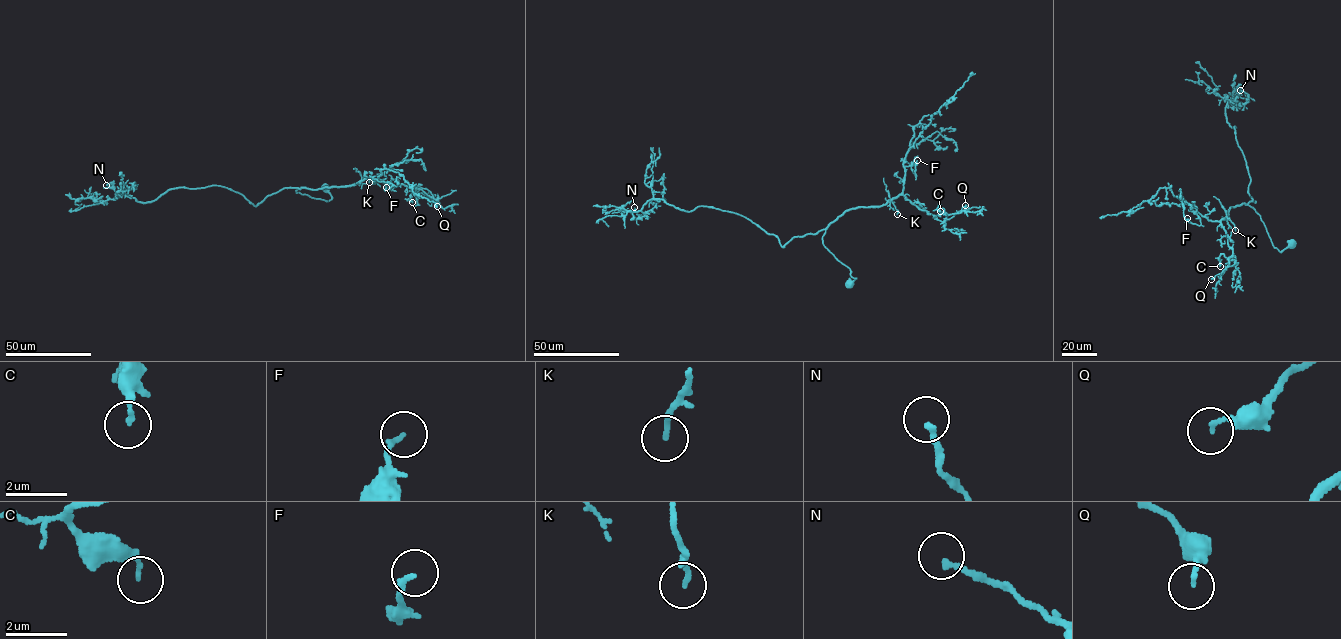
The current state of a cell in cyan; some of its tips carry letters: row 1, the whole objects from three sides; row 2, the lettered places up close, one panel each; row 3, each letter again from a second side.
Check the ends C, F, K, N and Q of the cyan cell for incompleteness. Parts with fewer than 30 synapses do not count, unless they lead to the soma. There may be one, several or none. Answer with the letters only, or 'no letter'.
no letter

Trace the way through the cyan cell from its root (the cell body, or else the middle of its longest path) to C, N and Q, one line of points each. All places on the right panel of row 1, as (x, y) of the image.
C: (1292, 243), (1279, 251), (1253, 208), (1231, 207), (1227, 221), (1221, 223), (1232, 256), (1221, 254), (1220, 266)
N: (1292, 243), (1274, 247), (1248, 204), (1248, 168), (1225, 114), (1227, 101), (1248, 100), (1240, 90)
Q: (1292, 243), (1279, 251), (1253, 208), (1231, 207), (1227, 221), (1221, 223), (1237, 263), (1211, 279)

